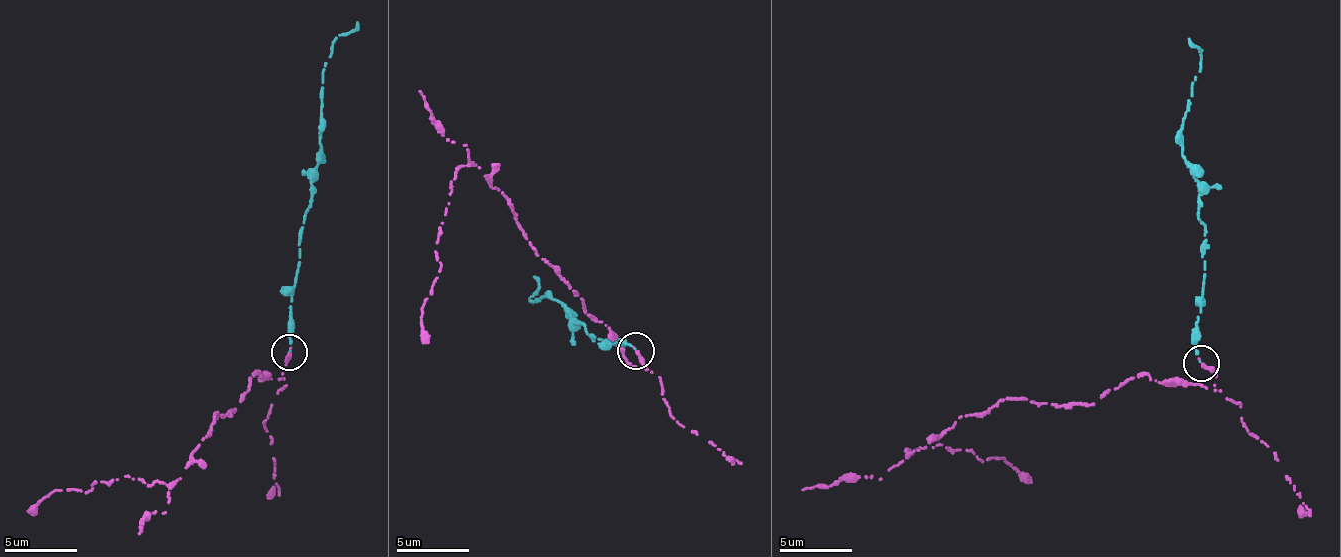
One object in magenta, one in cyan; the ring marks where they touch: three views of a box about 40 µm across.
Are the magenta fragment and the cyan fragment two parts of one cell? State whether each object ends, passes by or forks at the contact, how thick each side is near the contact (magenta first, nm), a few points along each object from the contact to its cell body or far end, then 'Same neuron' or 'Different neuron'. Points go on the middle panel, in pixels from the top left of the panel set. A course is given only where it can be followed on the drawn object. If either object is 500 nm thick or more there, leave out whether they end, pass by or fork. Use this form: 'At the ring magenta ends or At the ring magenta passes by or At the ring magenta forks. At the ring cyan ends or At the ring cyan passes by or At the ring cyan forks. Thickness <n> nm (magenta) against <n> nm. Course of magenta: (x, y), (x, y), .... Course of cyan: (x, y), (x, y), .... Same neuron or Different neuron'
At the ring magenta ends. At the ring cyan ends. Thickness 320 nm (magenta) against 160 nm. Course of magenta: (637, 349), (645, 370), (538, 255), (476, 165), (455, 171), (422, 344). Course of cyan: (635, 349), (589, 338), (585, 324), (567, 316), (557, 301), (546, 295), (527, 302), (534, 277). Different neuron

